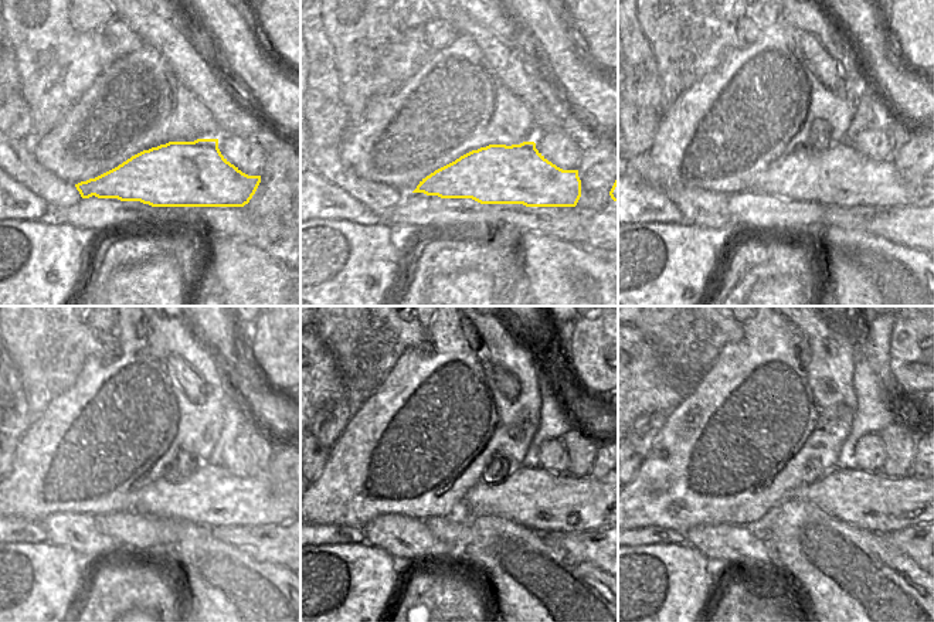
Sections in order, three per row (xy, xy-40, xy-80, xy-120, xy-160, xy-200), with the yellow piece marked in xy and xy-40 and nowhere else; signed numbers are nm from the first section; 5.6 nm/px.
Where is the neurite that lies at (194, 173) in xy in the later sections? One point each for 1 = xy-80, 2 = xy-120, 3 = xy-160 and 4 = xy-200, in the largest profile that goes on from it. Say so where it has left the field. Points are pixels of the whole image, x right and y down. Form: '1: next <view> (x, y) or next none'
1: next xy-80 (839, 176)
2: next xy-120 (213, 496)
3: next xy-160 (540, 500)
4: next xy-200 (875, 502)

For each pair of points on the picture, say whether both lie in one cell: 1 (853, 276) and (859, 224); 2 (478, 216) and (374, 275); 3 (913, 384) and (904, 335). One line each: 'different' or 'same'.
1: different
2: different
3: same

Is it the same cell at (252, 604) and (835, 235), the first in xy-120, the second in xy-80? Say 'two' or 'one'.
one

